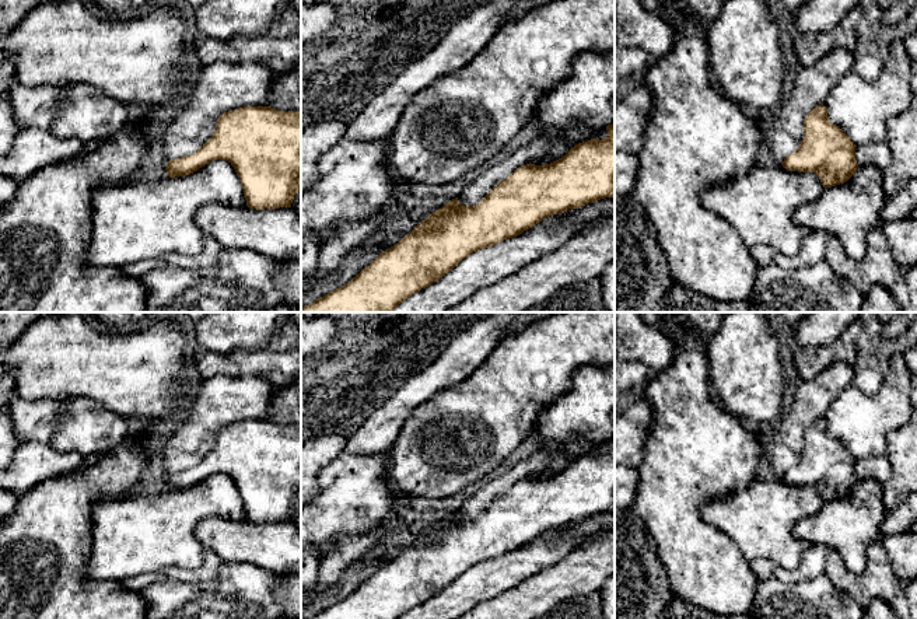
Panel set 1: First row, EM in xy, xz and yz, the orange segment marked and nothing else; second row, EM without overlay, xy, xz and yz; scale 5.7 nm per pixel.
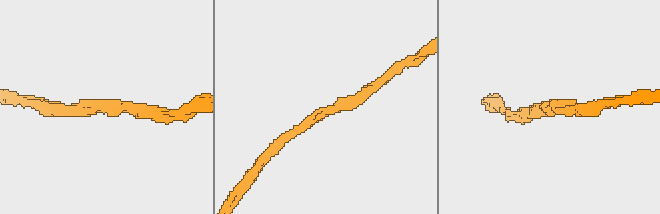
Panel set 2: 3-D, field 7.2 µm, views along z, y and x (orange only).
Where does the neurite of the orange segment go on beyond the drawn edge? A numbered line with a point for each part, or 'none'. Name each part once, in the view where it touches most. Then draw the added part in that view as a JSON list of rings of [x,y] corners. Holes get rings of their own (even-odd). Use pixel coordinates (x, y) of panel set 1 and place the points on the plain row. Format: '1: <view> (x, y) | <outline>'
none

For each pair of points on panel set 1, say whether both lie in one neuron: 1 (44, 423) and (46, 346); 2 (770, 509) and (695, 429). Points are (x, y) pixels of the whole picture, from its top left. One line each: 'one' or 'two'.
1: two
2: two

